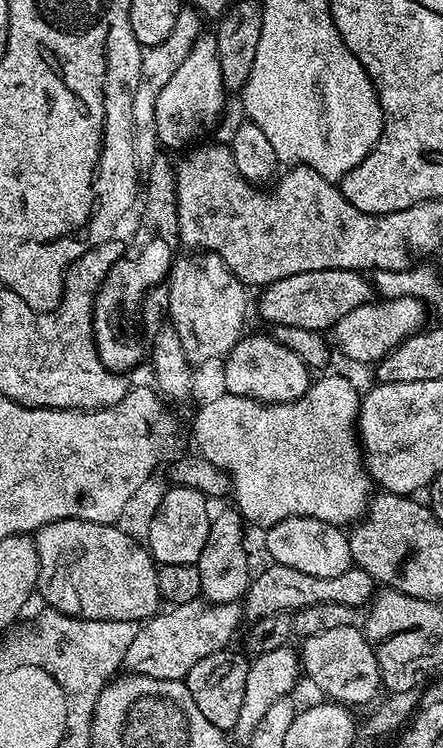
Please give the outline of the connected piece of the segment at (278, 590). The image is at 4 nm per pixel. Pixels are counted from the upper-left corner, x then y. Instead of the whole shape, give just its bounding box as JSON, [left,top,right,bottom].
[242,563,374,622]

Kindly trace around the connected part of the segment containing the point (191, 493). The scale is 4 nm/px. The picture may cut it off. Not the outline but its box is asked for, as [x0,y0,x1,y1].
[146,487,213,566]

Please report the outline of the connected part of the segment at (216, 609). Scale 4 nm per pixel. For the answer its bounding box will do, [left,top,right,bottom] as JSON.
[122,598,242,680]

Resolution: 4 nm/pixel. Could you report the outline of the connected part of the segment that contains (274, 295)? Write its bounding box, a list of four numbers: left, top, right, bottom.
[260,270,373,333]

